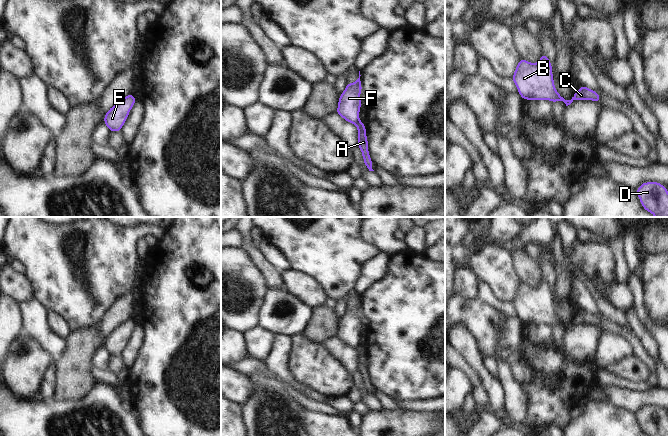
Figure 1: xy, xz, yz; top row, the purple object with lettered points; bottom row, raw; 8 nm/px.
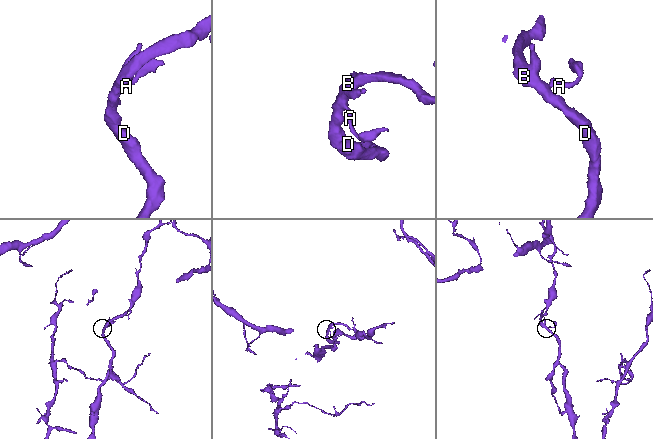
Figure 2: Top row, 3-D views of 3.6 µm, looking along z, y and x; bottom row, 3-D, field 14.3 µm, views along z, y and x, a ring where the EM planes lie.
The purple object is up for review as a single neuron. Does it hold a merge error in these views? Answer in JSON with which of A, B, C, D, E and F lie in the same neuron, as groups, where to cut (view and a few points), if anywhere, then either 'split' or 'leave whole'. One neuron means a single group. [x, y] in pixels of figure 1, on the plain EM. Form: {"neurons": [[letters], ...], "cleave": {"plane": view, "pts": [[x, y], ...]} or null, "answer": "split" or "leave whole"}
{"neurons": [["A", "C"], ["B", "D", "E", "F"]], "cleave": {"plane": "xz", "pts": [[359, 344], [355, 348]]}, "answer": "split"}

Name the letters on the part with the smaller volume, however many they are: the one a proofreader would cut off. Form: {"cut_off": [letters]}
{"cut_off": ["A", "C"]}

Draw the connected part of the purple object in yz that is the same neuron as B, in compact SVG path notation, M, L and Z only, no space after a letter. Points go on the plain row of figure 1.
M542 277L538 287L520 282L511 303L523 324L550 324L552 327L563 325L566 330L573 326L573 323L565 324L557 316L552 287L545 277Z

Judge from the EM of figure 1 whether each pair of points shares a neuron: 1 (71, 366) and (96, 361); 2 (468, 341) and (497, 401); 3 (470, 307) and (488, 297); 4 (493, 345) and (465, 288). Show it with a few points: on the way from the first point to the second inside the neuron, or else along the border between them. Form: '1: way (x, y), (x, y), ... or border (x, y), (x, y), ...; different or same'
1: border (102, 344), (91, 355), (91, 365); different
2: way (473, 356), (481, 371), (494, 386); same
3: border (477, 298), (502, 312); different
4: border (455, 290), (467, 299), (477, 298); different

